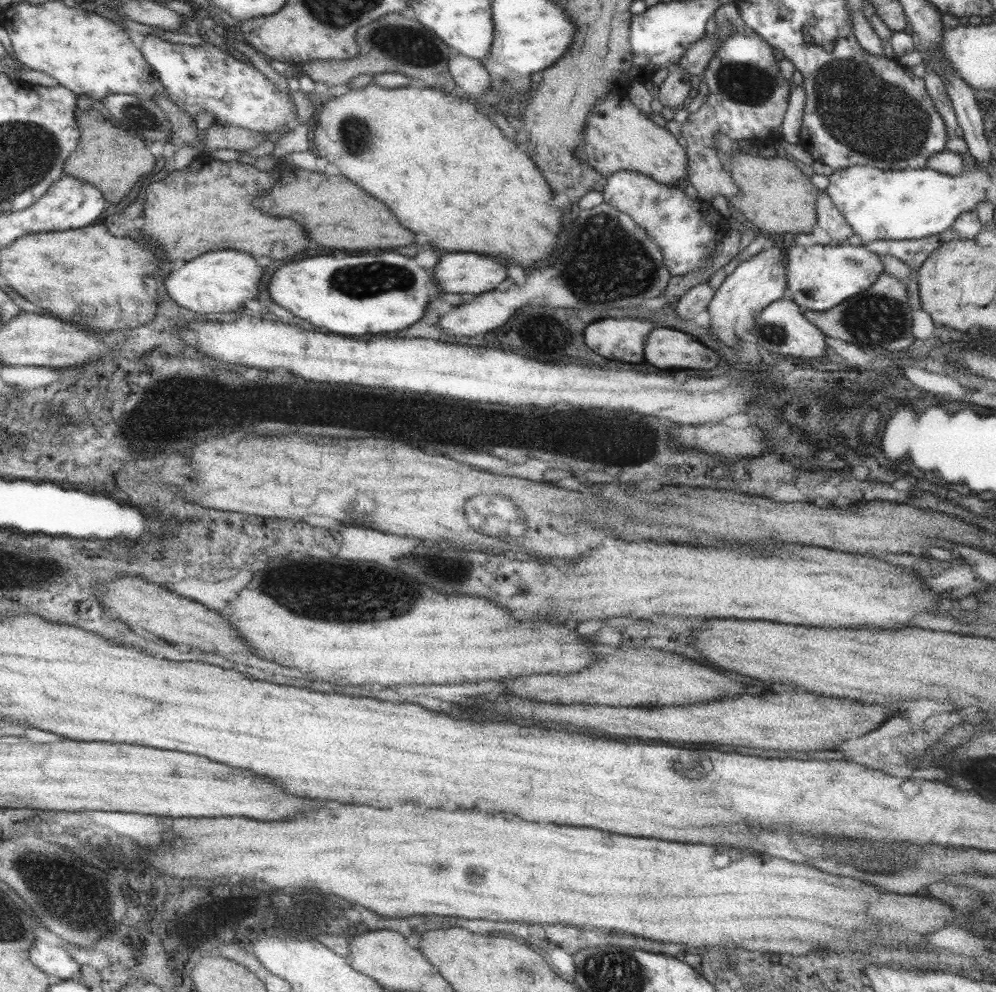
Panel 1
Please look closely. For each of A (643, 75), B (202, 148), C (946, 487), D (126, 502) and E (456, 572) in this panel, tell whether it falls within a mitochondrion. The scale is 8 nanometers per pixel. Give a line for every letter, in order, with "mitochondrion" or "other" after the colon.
A: other
B: other
C: other
D: other
E: mitochondrion

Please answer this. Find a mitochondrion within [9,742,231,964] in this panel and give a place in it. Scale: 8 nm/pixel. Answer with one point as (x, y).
(60, 890)

